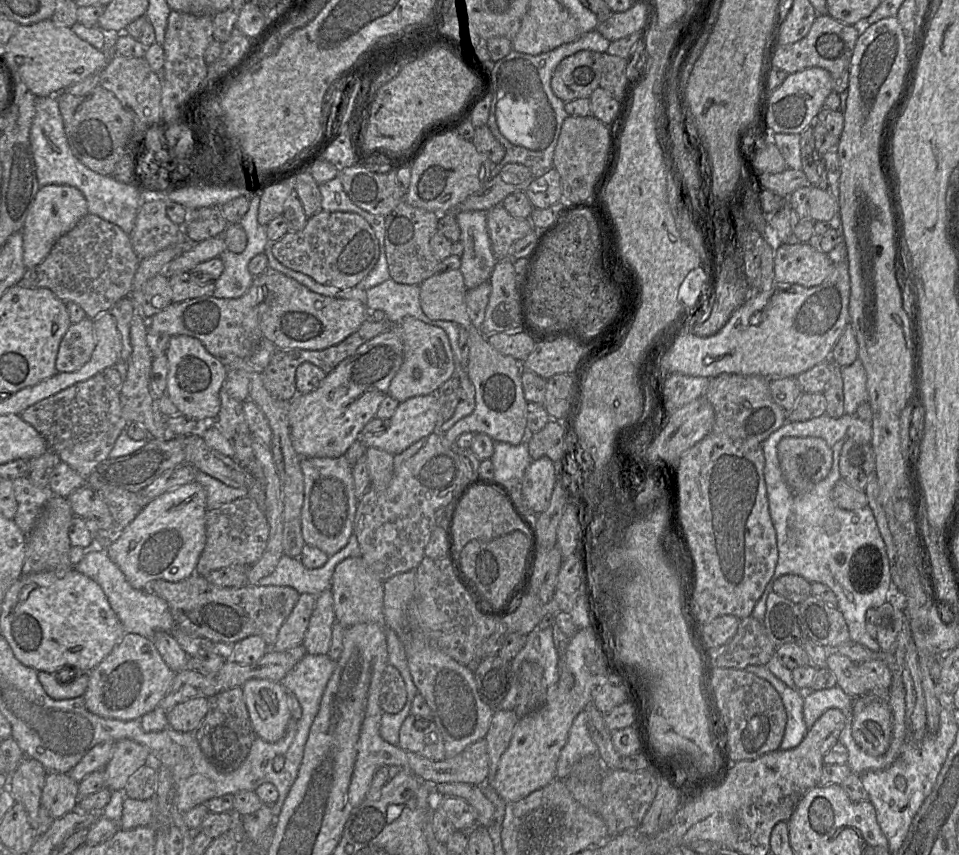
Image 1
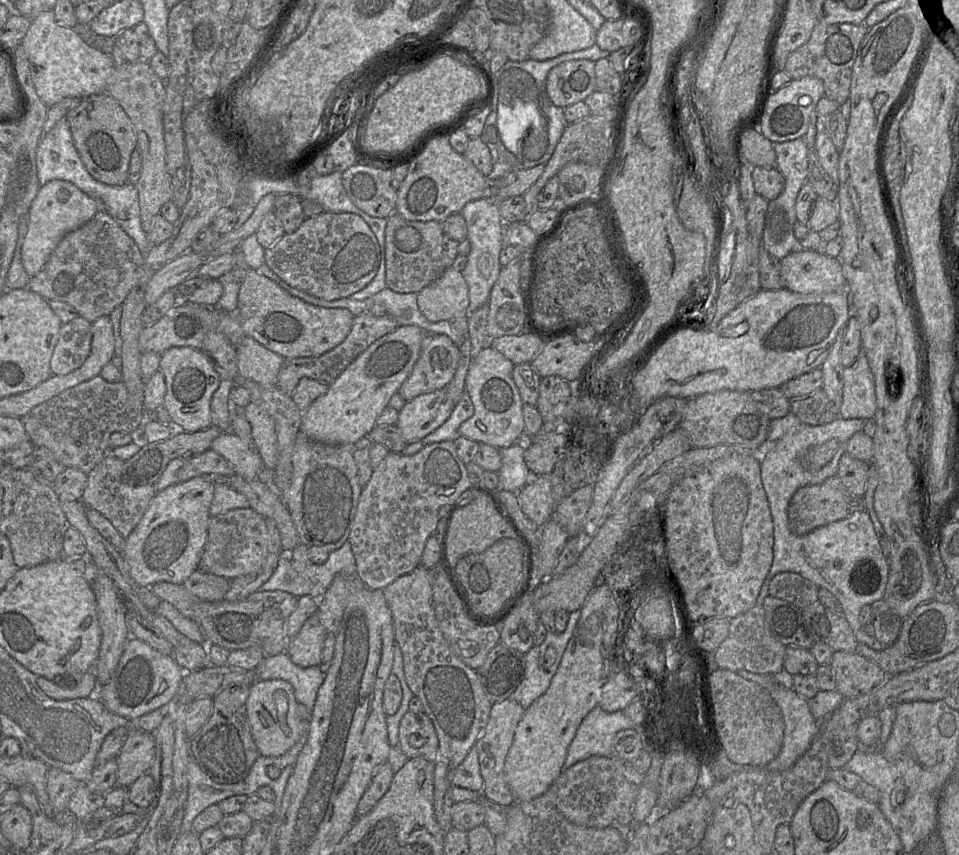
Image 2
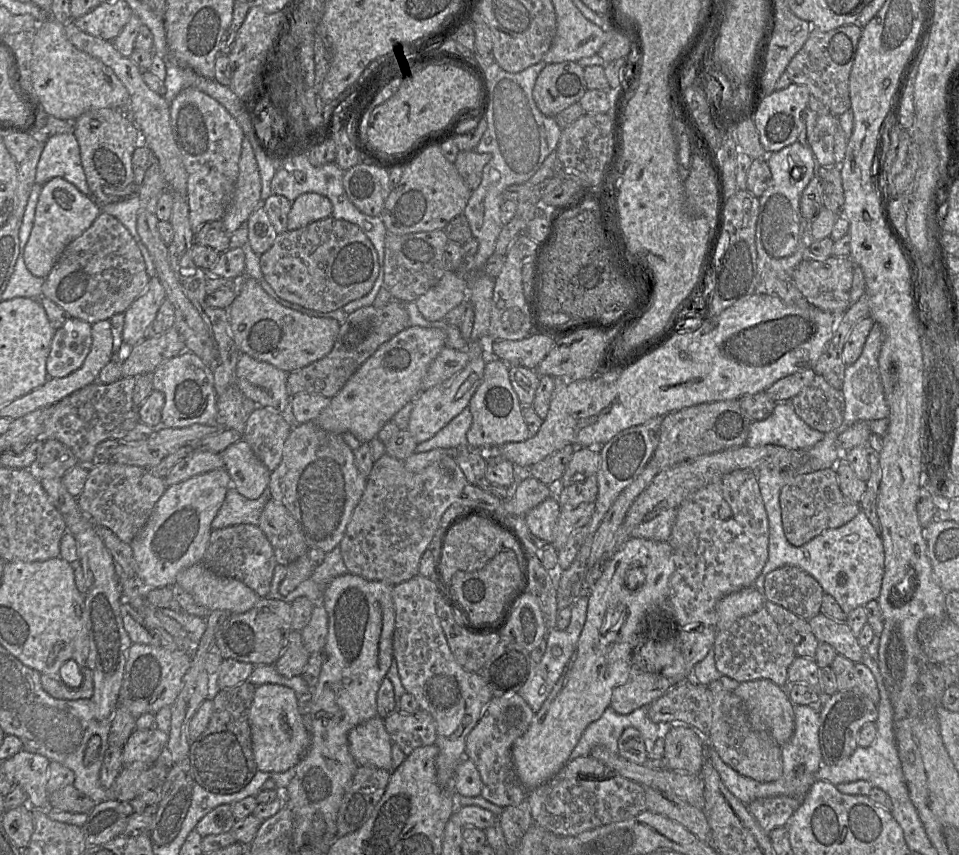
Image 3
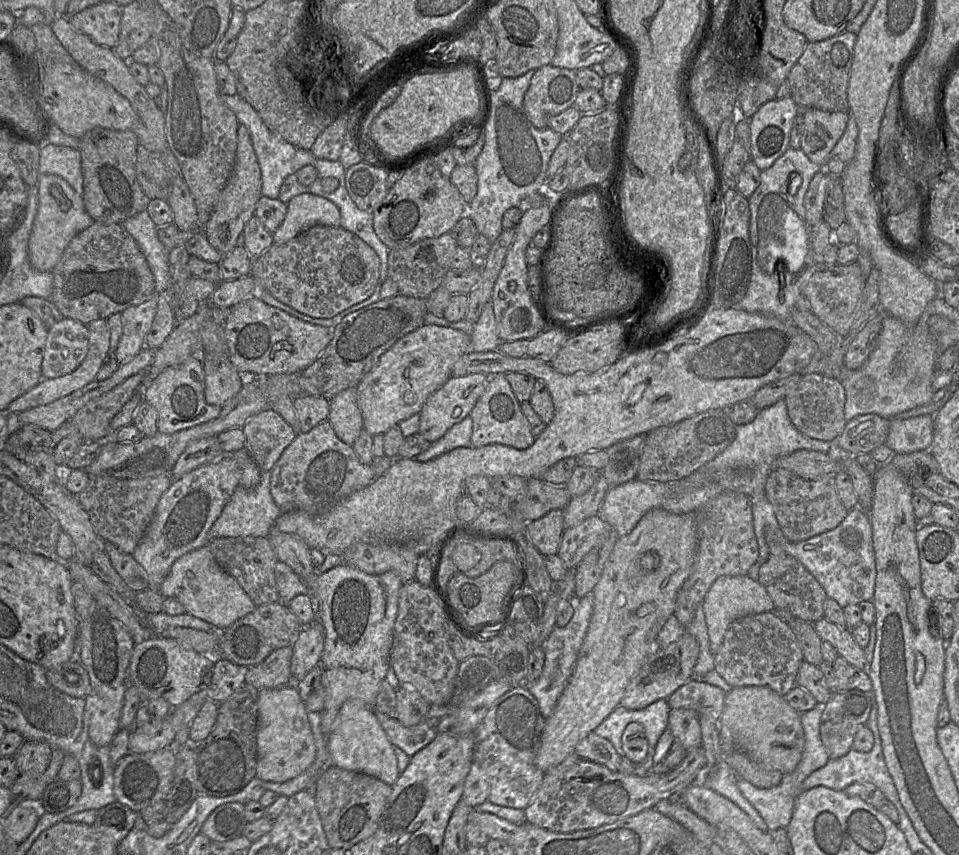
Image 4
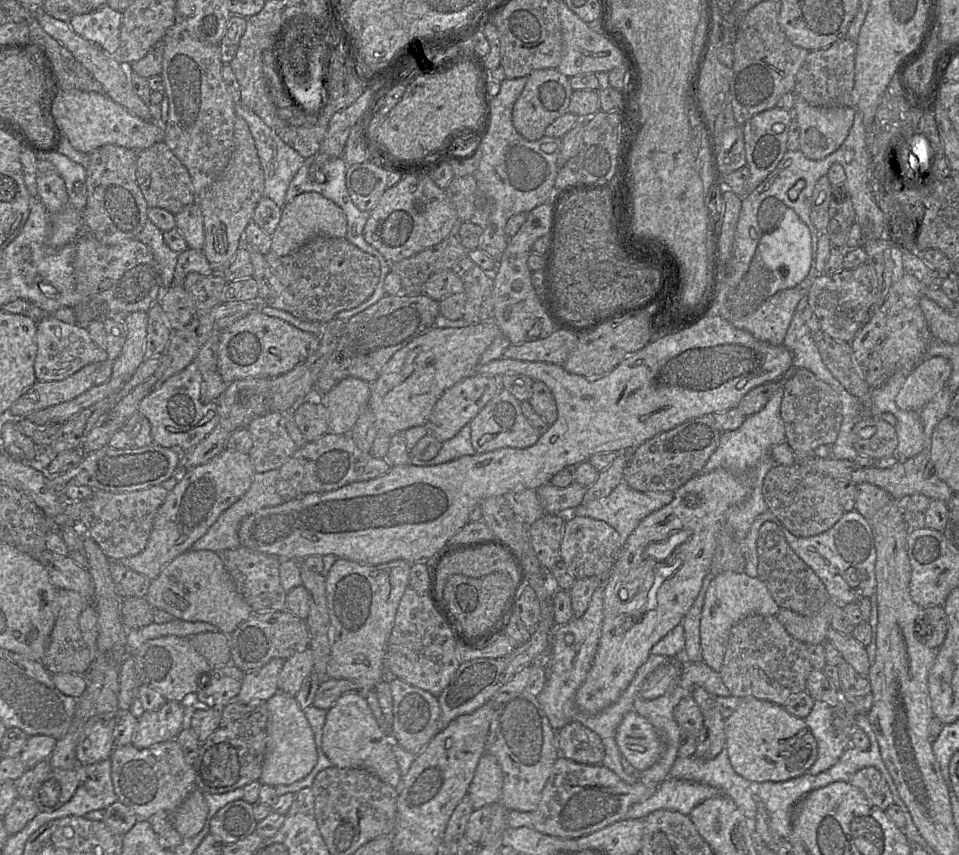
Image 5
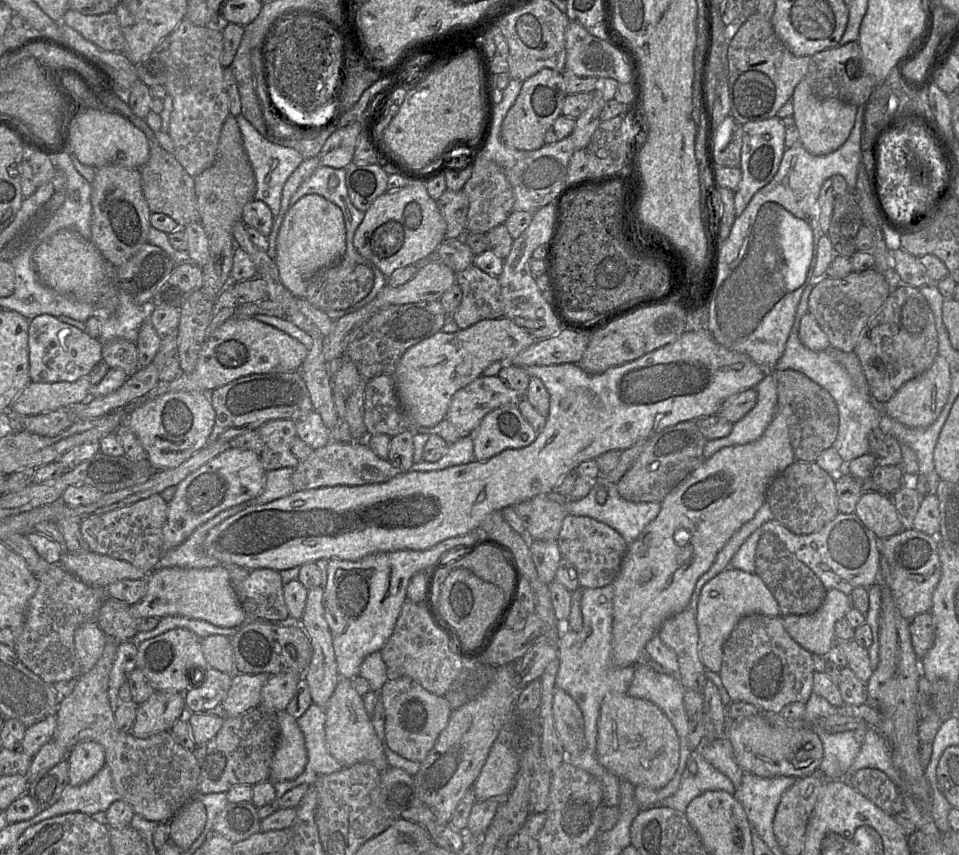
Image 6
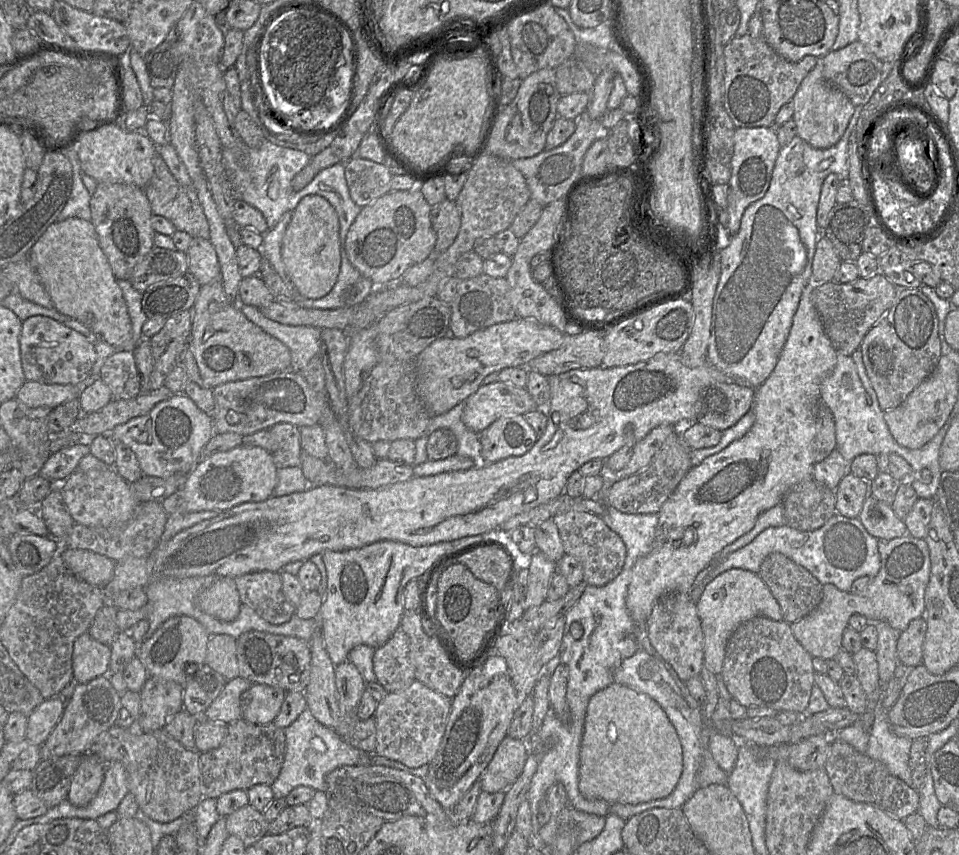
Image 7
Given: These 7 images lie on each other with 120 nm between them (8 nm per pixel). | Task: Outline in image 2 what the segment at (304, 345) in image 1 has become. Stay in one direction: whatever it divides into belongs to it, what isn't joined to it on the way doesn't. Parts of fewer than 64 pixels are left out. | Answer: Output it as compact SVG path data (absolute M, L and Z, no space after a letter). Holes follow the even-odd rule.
M249 268L237 298L237 311L244 335L254 338L267 349L284 359L320 356L338 346L349 334L354 315L346 308L325 308L312 305L292 296L277 283Z

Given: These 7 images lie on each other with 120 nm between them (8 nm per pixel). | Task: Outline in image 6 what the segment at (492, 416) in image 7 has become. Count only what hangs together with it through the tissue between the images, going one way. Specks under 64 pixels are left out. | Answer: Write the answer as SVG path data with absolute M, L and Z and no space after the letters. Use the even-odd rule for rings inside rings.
M481 375L453 395L446 419L455 427L460 438L471 436L488 413L505 405L518 406L521 399L522 397L508 387L498 376L485 377Z

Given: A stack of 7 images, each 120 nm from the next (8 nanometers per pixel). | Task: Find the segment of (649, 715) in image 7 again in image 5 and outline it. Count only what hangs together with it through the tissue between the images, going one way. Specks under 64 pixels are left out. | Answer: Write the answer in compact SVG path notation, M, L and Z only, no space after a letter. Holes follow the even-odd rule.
M635 710L624 716L615 740L622 756L637 771L650 768L665 750L665 744L654 726Z

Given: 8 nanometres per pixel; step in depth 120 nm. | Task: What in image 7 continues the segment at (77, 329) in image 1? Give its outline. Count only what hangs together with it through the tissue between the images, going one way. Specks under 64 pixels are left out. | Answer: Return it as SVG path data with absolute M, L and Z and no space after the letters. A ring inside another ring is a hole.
M31 316L23 321L20 352L26 380L42 384L79 385L90 375L96 360L95 345L79 332L47 316Z

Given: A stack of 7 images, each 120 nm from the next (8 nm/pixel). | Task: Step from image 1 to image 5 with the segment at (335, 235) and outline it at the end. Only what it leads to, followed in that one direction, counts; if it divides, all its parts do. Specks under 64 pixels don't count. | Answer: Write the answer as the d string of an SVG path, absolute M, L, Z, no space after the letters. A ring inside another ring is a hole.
M315 236L288 255L278 256L270 251L264 256L273 274L299 304L306 320L321 324L334 319L337 313L355 308L365 302L374 293L381 276L378 259L362 251L346 238Z

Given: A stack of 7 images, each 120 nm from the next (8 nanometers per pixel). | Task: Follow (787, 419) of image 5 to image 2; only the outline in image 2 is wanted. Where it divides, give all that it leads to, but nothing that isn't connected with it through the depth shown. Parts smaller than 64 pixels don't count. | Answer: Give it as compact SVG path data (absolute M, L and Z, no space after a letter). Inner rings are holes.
M822 388L808 396L791 399L790 411L802 423L811 426L828 424L839 417L839 411Z

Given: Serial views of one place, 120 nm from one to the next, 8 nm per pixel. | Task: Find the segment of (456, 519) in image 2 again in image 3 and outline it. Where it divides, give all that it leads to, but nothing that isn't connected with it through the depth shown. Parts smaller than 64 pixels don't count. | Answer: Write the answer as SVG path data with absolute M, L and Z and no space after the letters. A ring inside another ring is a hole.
M471 515L456 523L448 532L442 549L441 571L451 581L458 571L473 572L482 569L504 550L512 550L521 561L521 551L514 538L498 523L484 515Z

